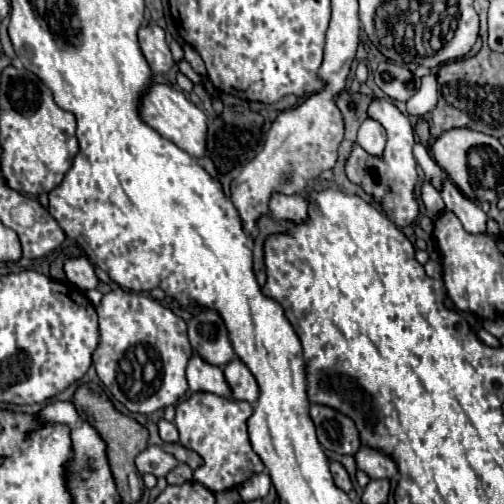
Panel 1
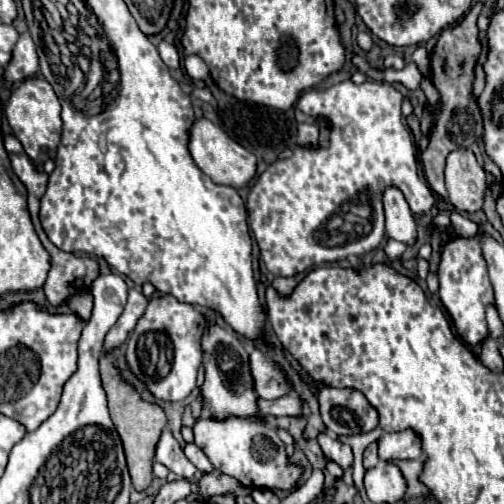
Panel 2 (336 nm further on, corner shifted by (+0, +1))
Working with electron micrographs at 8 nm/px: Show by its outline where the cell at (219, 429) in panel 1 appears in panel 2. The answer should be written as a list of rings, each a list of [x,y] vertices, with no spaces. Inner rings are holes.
[[[200,417],[194,425],[194,437],[196,437],[194,443],[206,453],[212,465],[218,471],[238,479],[244,487],[286,491],[294,489],[304,473],[300,465],[290,463],[288,453],[284,451],[286,445],[280,441],[276,429],[264,423],[254,423],[250,419],[238,419],[238,417],[232,417],[228,421],[214,421]]]

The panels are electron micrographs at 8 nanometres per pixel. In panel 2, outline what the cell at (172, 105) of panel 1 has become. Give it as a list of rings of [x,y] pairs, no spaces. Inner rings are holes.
[[[198,119],[190,131],[190,153],[196,165],[210,175],[214,183],[230,185],[234,189],[248,187],[256,175],[256,155],[230,139],[218,125],[208,119]]]

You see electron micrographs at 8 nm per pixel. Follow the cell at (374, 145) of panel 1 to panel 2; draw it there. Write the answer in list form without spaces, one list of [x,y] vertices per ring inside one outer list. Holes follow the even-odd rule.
[[[390,187],[384,191],[384,211],[386,211],[386,235],[412,247],[418,241],[414,215],[404,199],[404,195]]]

